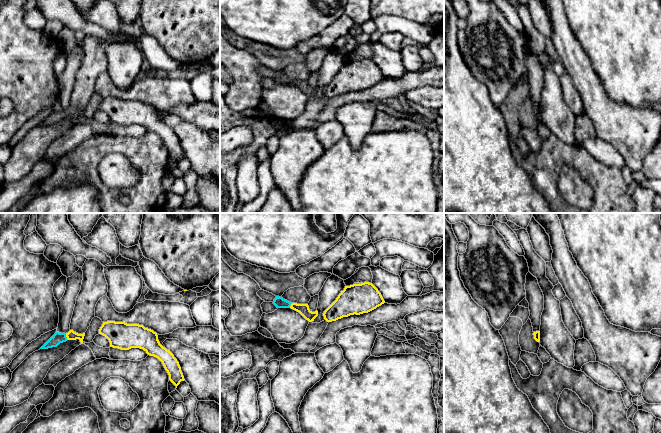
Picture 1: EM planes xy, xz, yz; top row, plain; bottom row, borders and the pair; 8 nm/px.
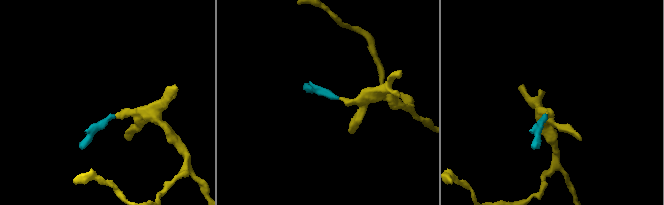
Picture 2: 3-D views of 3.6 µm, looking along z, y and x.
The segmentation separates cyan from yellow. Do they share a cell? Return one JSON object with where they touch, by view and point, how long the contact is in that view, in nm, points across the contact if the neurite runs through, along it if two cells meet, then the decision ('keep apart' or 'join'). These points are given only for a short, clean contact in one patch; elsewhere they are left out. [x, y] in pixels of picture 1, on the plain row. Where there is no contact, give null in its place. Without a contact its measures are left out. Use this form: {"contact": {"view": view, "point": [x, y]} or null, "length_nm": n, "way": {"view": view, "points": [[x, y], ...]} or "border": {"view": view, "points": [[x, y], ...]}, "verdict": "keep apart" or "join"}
{"contact": {"view": "xy", "point": [66, 113]}, "length_nm": 50, "way": {"view": "xy", "points": [[57, 114], [66, 113], [71, 111]]}, "verdict": "join"}

